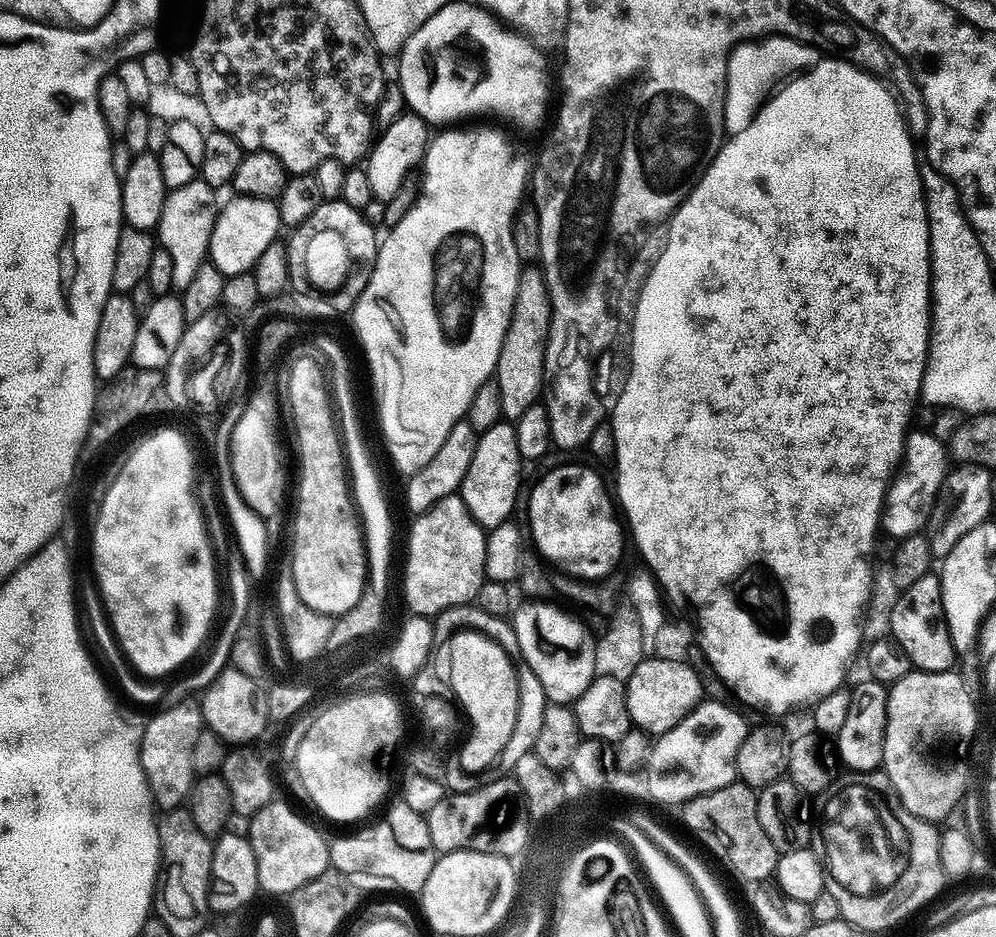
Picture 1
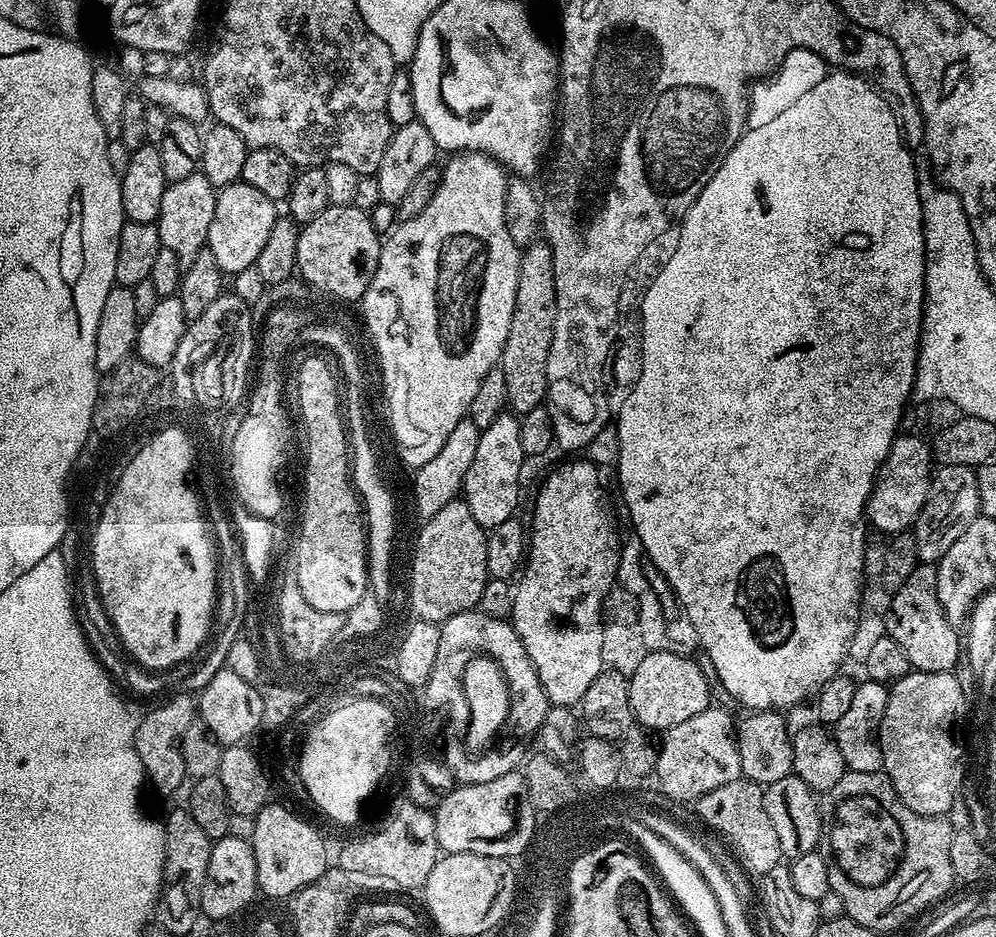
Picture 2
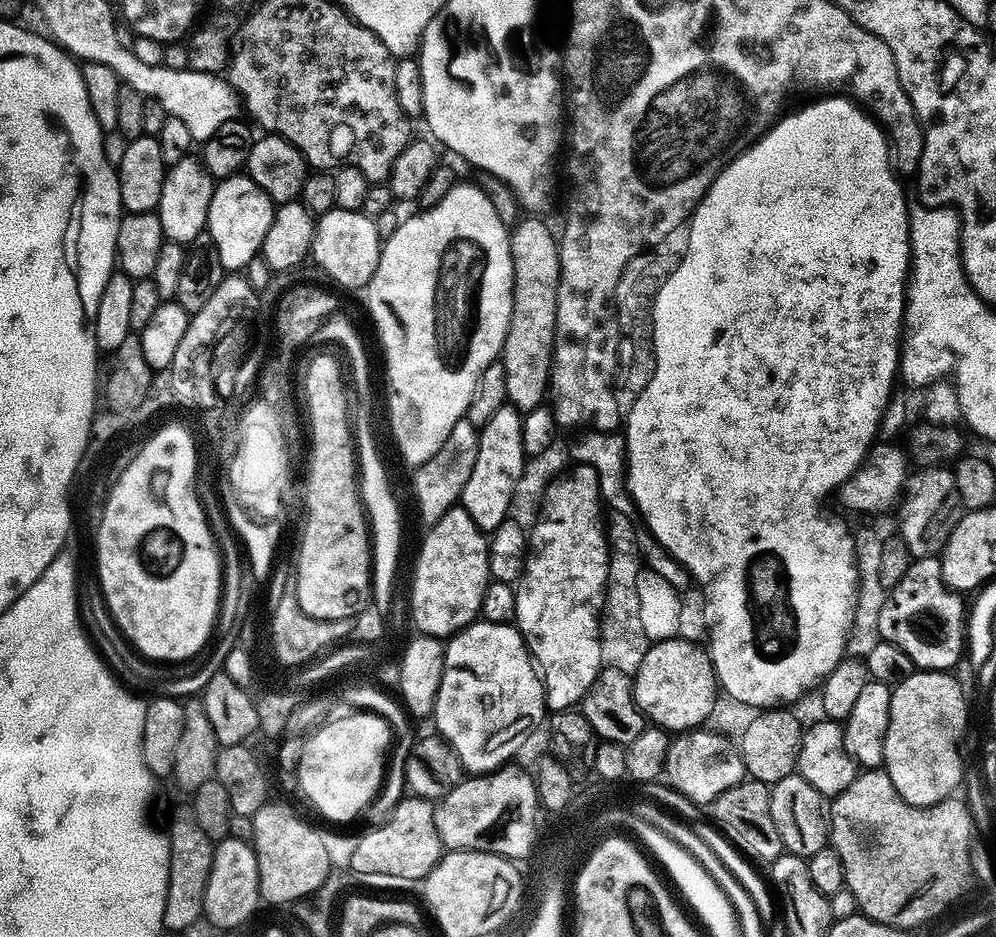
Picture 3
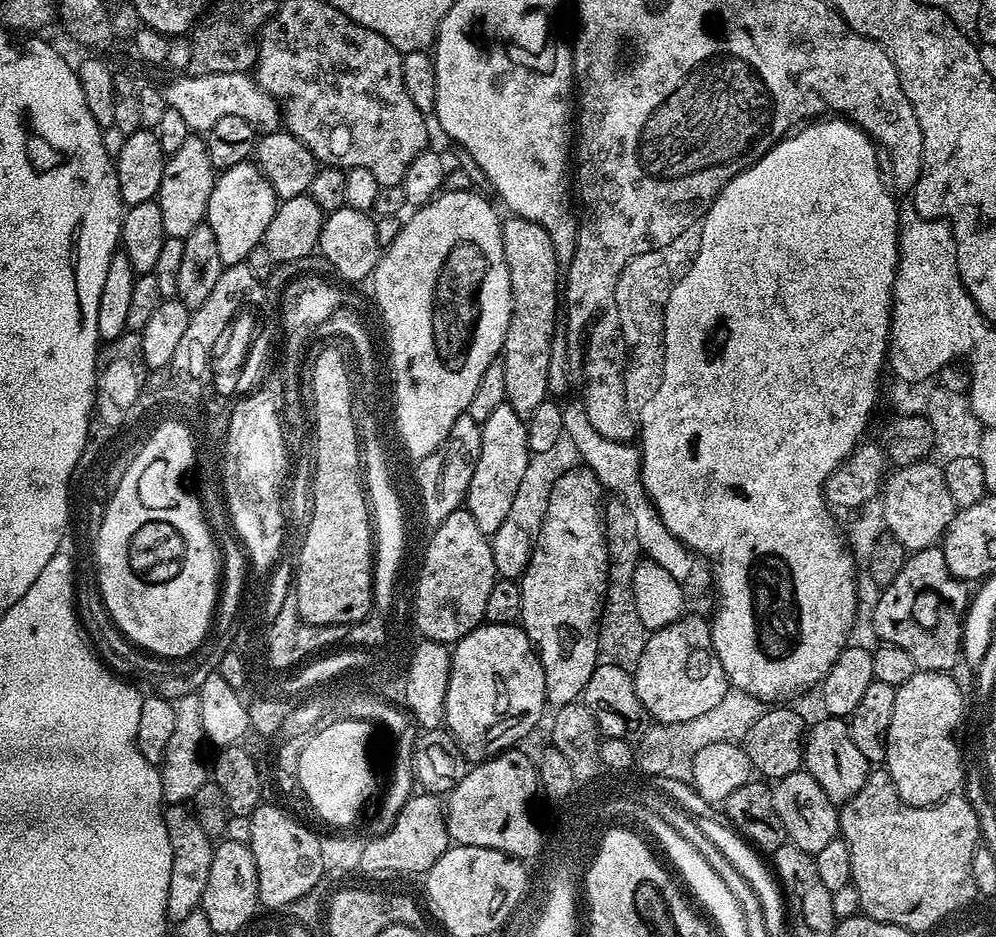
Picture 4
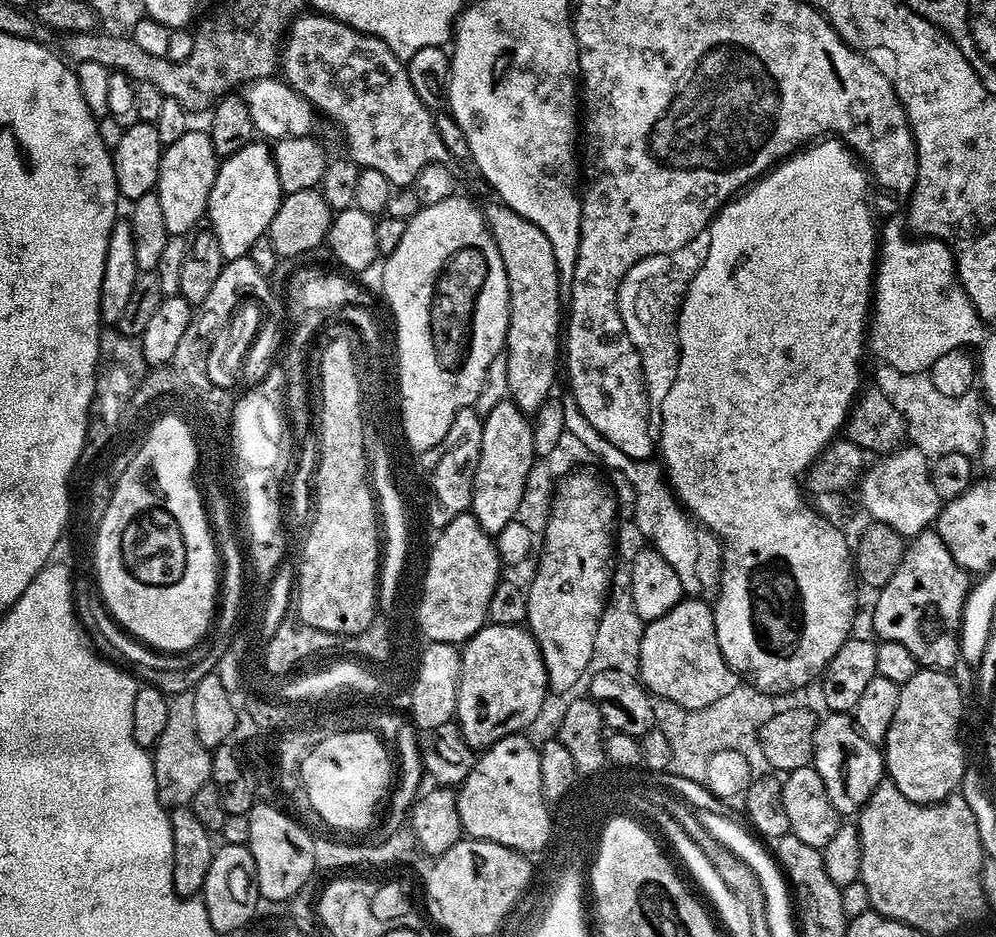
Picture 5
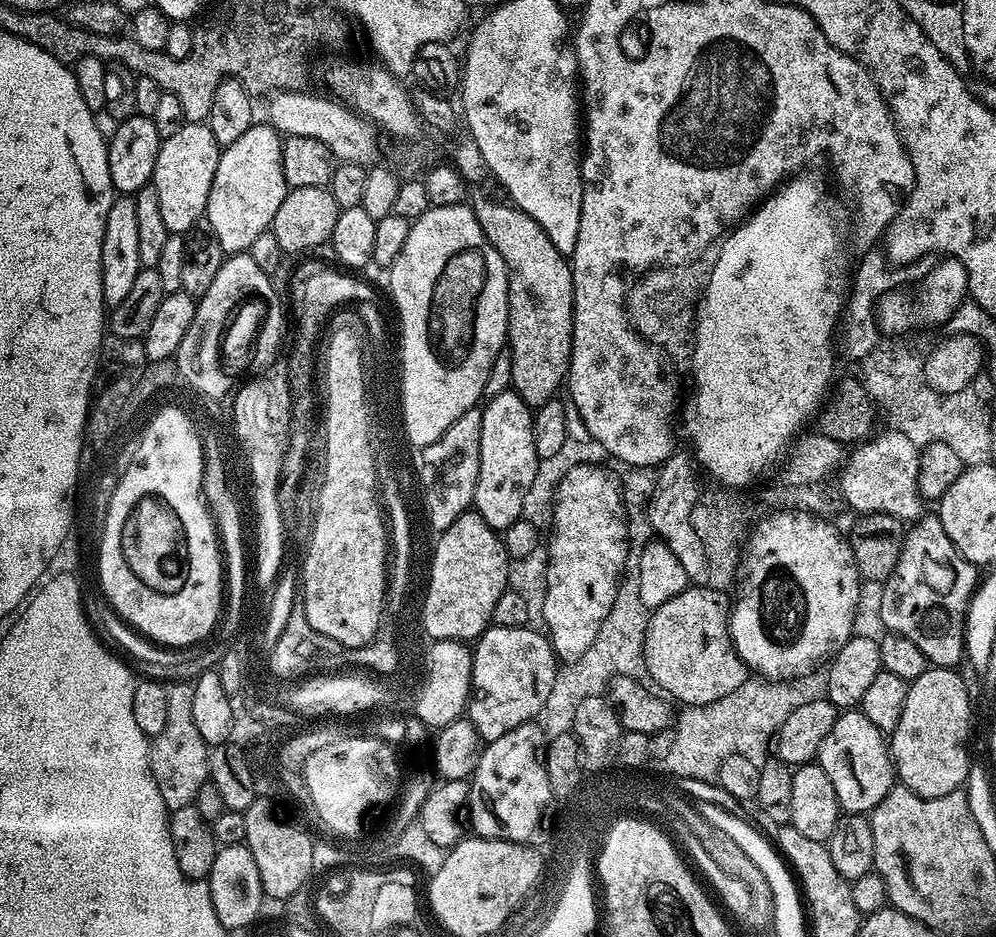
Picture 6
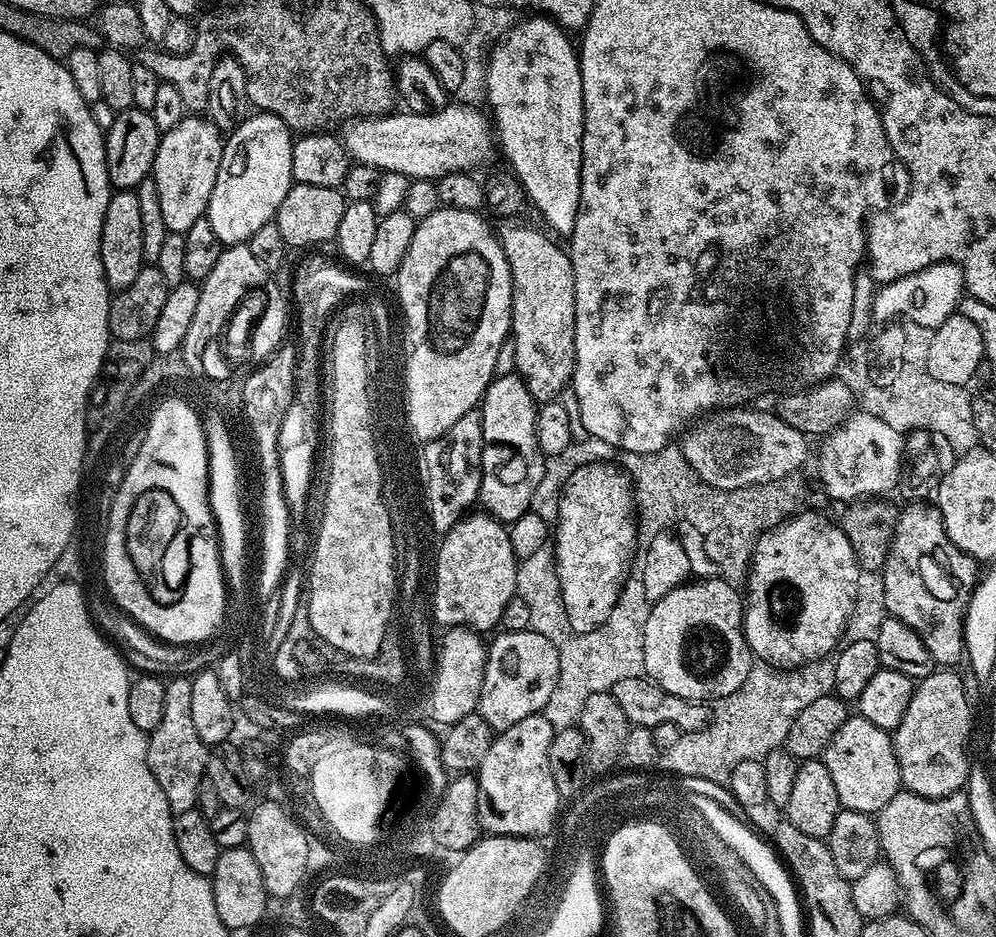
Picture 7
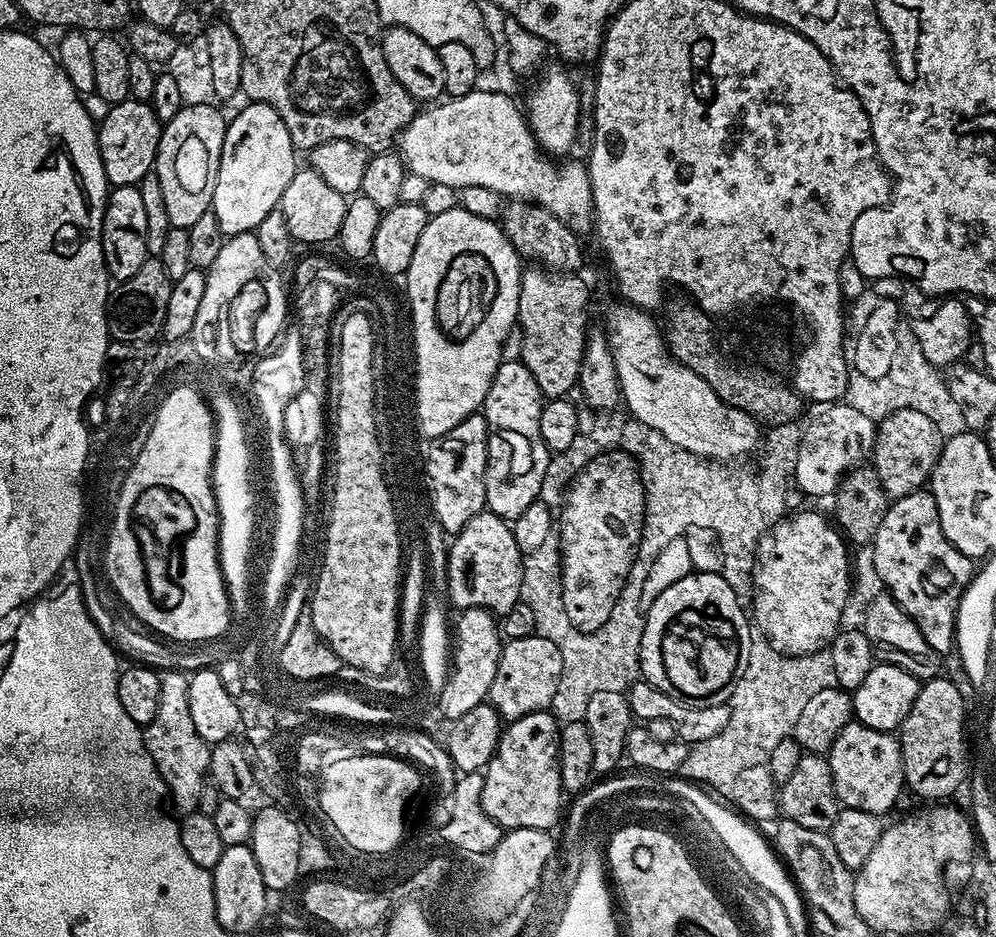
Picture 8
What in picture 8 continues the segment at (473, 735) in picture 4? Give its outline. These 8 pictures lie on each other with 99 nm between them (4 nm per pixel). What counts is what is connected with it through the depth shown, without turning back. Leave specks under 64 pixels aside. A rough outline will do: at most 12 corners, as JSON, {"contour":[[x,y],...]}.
{"contour":[[508,640],[488,700],[504,722],[551,709],[559,646]]}

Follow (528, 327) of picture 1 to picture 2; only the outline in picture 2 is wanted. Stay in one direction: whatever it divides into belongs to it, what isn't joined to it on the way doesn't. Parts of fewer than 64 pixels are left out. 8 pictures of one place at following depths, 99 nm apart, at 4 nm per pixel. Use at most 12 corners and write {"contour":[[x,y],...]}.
{"contour":[[546,242],[520,254],[514,314],[499,367],[508,408],[548,394],[554,258]]}

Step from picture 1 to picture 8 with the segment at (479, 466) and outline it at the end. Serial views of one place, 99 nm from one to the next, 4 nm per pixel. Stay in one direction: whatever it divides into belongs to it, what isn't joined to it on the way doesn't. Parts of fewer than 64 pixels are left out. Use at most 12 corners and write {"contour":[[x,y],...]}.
{"contour":[[523,360],[482,405],[486,508],[509,522],[540,500],[550,457]]}

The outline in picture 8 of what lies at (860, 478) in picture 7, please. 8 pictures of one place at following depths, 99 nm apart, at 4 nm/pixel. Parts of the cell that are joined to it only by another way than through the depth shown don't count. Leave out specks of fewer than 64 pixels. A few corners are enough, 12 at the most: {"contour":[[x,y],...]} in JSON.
{"contour":[[837,402],[794,449],[794,484],[831,497],[861,467],[876,424]]}

